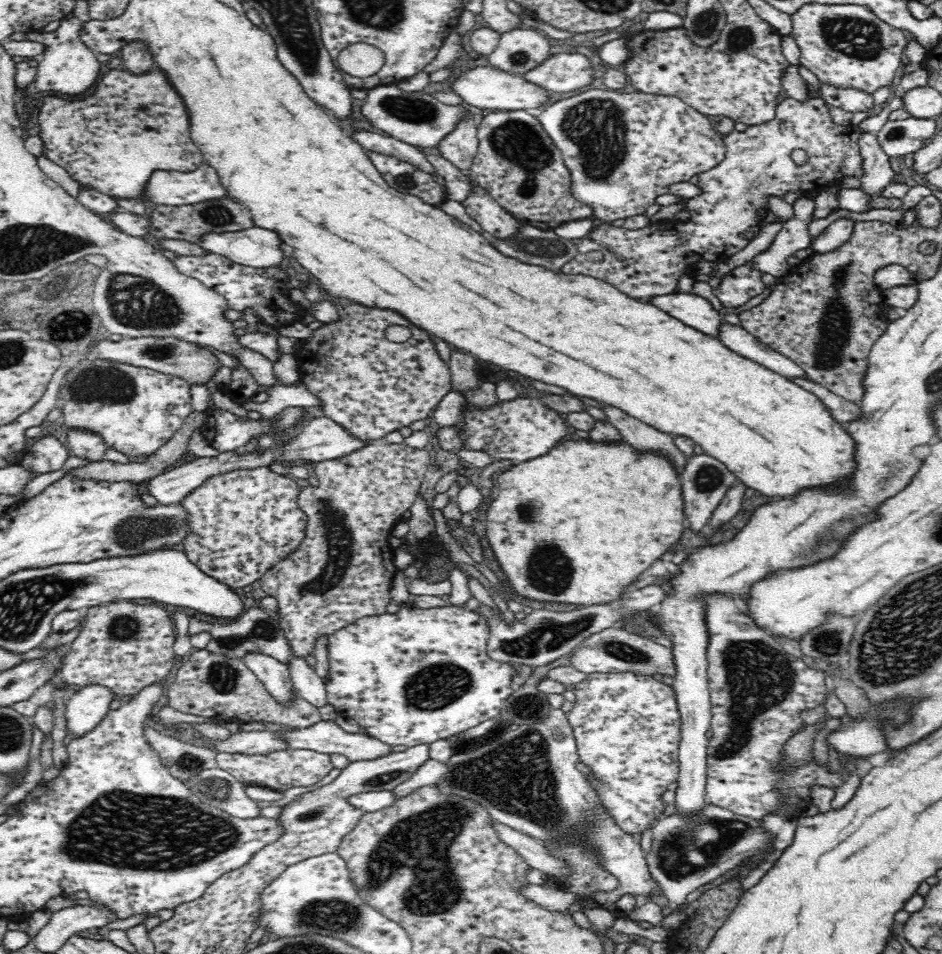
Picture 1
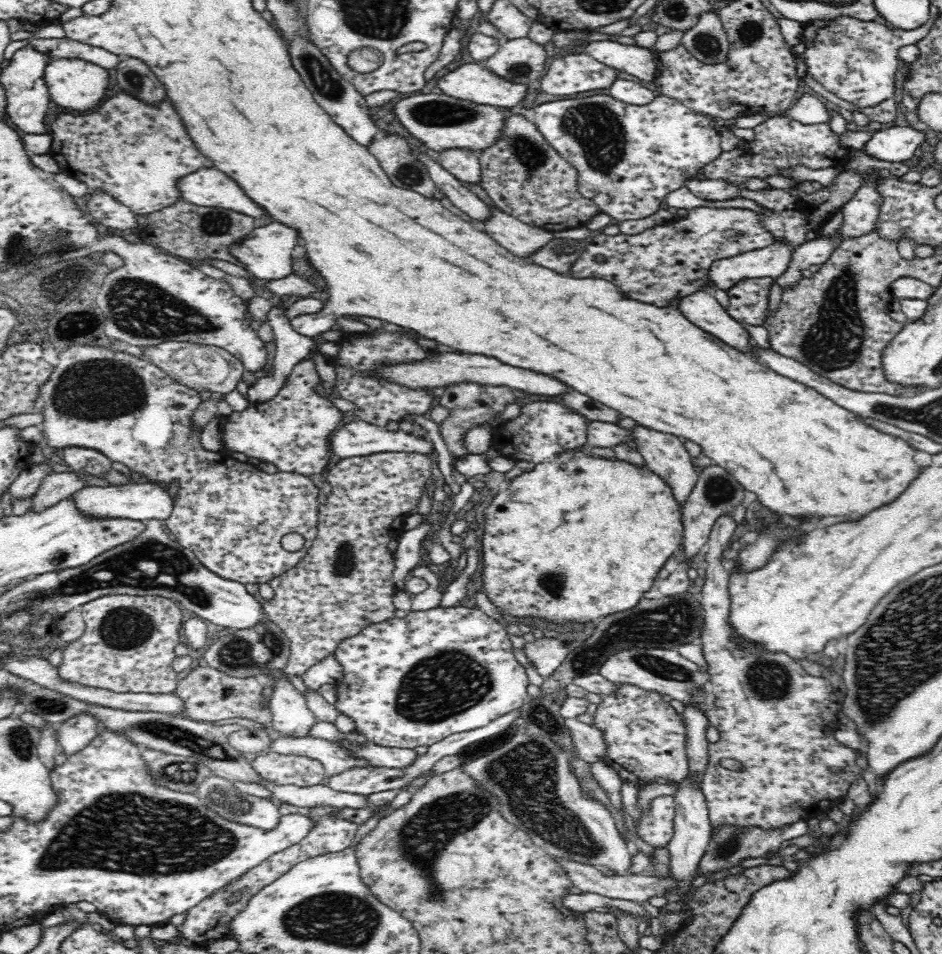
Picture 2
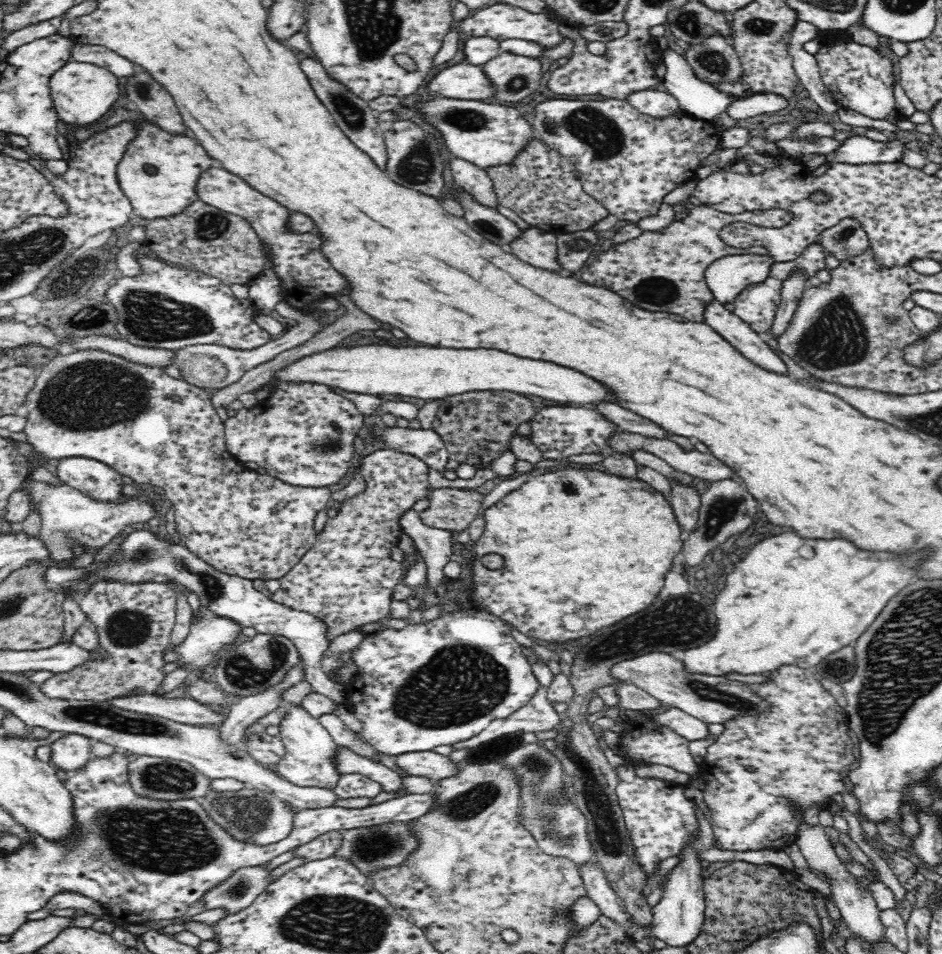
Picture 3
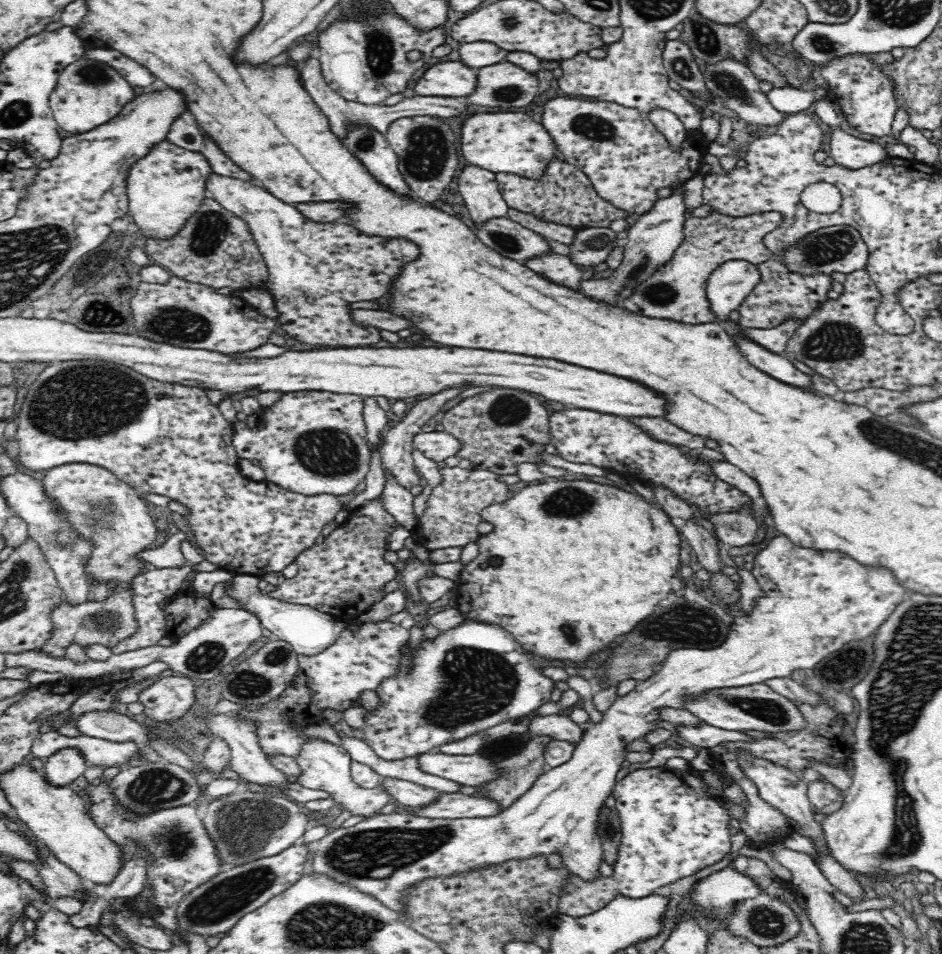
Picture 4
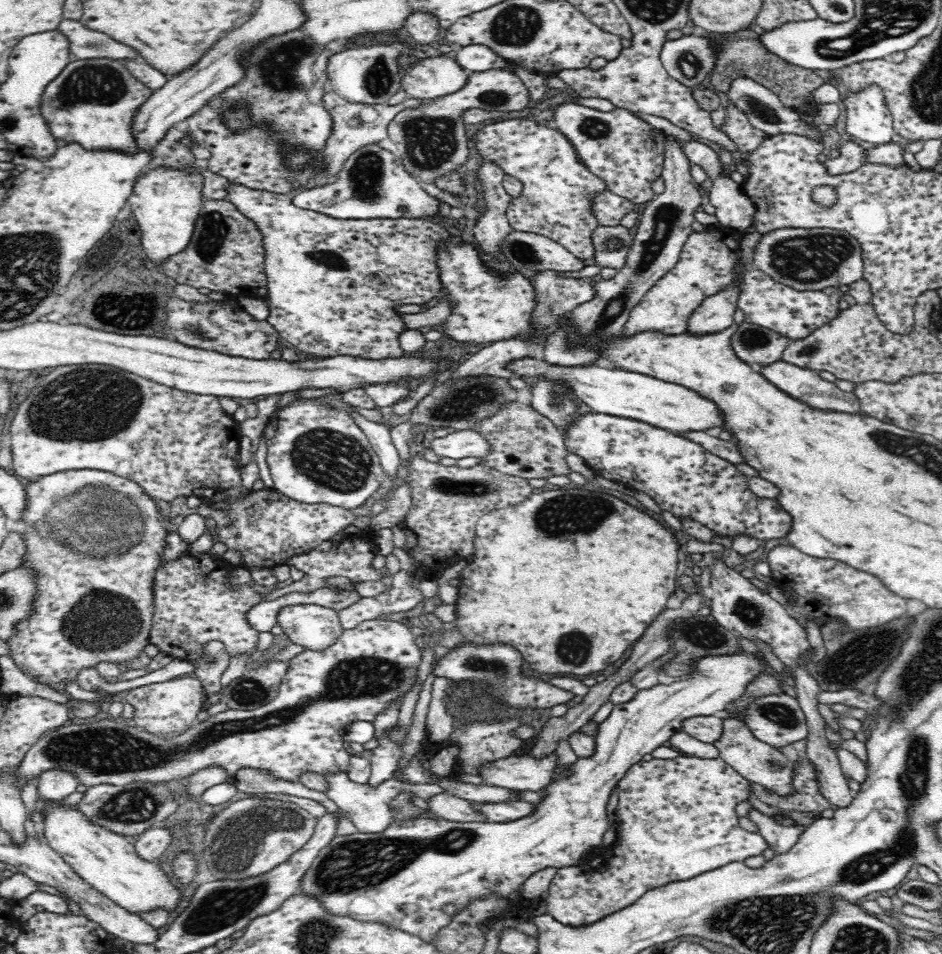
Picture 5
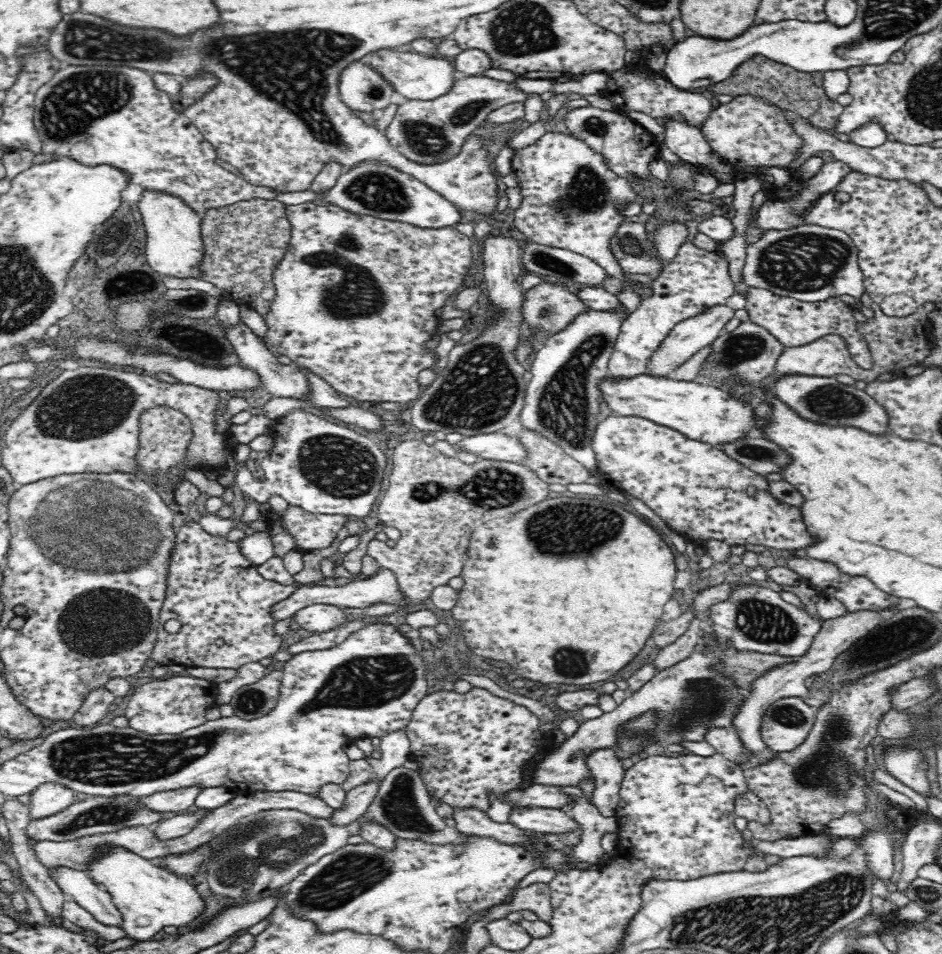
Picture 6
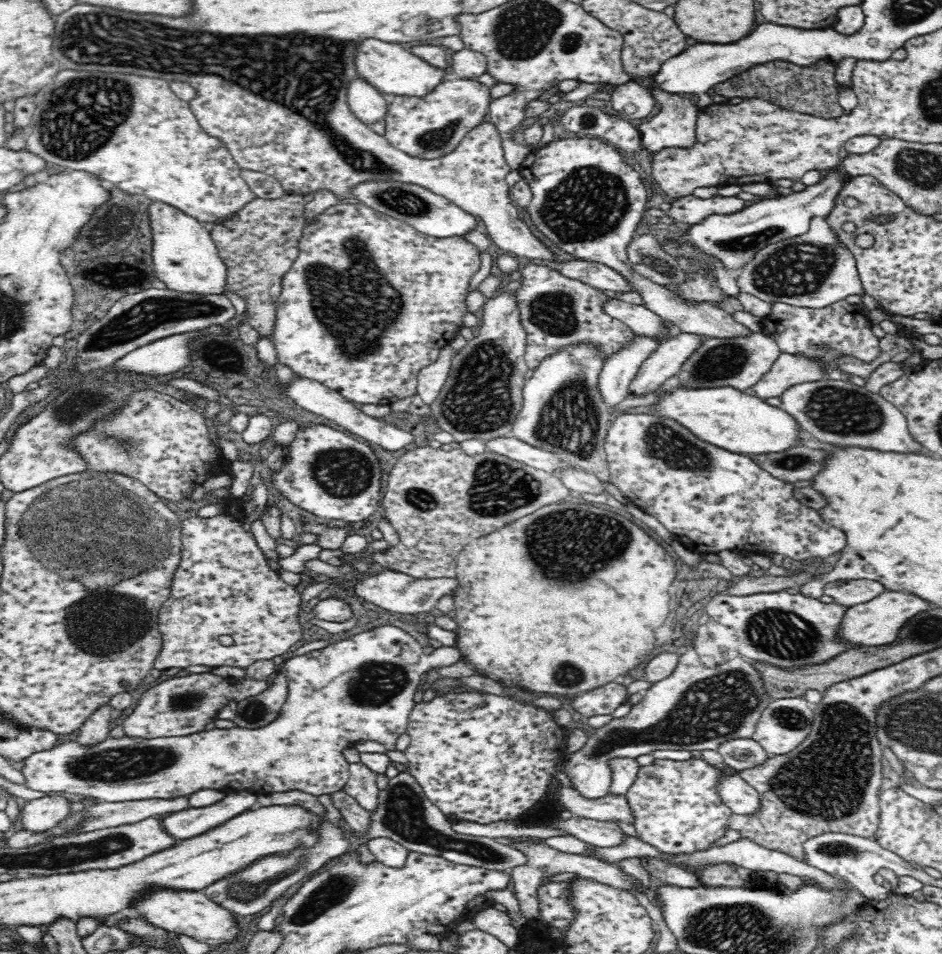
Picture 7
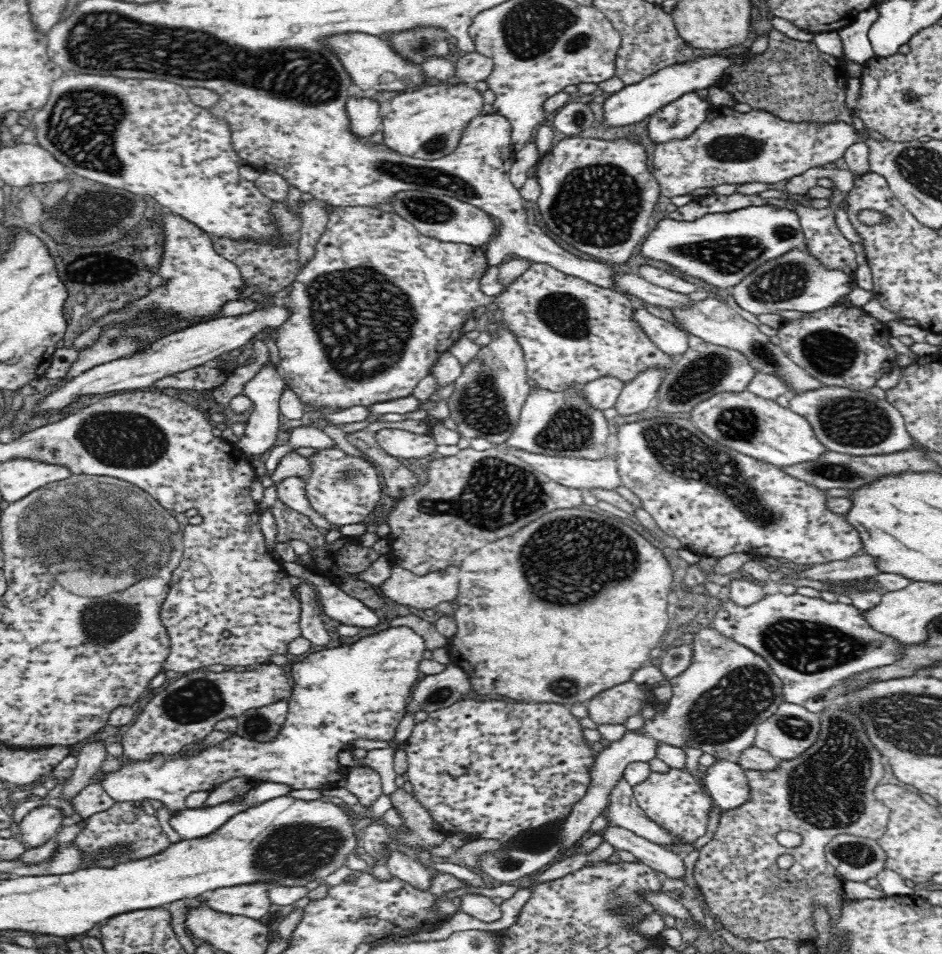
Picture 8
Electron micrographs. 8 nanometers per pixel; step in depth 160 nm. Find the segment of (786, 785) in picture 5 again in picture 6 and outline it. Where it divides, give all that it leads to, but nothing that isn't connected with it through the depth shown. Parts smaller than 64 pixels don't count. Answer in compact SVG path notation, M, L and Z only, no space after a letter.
M880 611L846 612L841 617L836 617L833 620L823 620L812 644L808 646L808 650L802 656L794 657L792 662L778 664L778 666L774 666L774 668L770 668L770 670L766 670L766 672L758 674L758 676L750 680L748 694L742 700L742 704L738 706L738 710L736 710L734 718L732 718L732 729L738 734L738 739L740 739L742 747L744 747L744 753L746 753L746 760L740 763L750 761L752 757L757 757L761 753L765 753L767 756L762 761L759 761L757 765L767 763L777 757L778 752L767 746L759 731L766 708L781 698L800 697L804 699L810 696L811 690L804 685L804 680L811 674L821 674L828 671L833 666L834 658L840 652L848 650L863 637L874 632L878 628L880 620L882 620Z

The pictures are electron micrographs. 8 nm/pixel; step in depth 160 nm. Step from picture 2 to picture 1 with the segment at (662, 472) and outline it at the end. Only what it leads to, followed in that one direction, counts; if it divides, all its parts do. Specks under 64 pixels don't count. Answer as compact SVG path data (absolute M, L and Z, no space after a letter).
M602 402L598 403L607 421L620 432L623 440L627 440L636 450L653 450L667 456L675 464L679 473L682 472L688 455L672 443L672 438L668 437L668 434L658 431L610 404L604 406Z

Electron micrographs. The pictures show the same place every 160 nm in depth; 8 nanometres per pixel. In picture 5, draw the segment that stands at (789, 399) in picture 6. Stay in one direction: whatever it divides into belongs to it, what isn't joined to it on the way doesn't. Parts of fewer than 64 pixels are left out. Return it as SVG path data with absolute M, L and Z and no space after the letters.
M777 361L773 364L759 366L758 371L772 385L783 390L786 394L799 398L802 402L811 405L812 408L820 408L822 411L832 410L840 413L860 413L860 401L852 392L843 392L838 389L832 382L826 382L818 376L817 371L802 369L788 362Z

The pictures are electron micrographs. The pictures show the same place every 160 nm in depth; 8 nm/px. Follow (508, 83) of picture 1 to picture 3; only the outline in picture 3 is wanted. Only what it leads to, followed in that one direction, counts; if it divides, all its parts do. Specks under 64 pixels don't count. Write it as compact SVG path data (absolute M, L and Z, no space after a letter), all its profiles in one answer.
M466 61L434 75L428 88L430 92L438 92L439 96L444 98L469 101L484 101L495 97L497 91L481 65L473 65Z

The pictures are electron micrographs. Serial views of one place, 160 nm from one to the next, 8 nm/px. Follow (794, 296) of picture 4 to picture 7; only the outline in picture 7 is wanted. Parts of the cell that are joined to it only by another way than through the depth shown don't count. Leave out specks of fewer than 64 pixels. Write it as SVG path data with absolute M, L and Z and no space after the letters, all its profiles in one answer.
M845 300L834 302L824 308L806 308L805 306L792 306L783 302L768 302L771 311L762 317L761 328L763 332L770 335L780 347L781 353L798 354L802 356L814 356L814 359L828 361L838 359L839 356L852 356L854 359L864 363L872 363L878 360L881 354L878 337L872 332L872 321L869 319L861 304L851 305Z

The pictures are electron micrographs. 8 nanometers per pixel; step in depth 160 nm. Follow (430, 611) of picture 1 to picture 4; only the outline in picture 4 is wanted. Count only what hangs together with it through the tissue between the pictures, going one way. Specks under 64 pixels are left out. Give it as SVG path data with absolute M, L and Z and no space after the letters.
M465 618L461 624L440 632L433 640L423 638L418 647L409 641L402 646L398 672L384 678L374 692L379 700L372 710L366 709L363 731L365 741L384 760L414 757L478 733L503 722L526 717L550 700L554 681L530 662L527 651L501 626Z

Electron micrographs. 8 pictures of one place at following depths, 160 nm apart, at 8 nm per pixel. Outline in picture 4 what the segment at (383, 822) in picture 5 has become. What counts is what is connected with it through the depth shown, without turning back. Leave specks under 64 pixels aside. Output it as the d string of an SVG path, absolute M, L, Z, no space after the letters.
M320 737L306 738L300 744L300 752L295 757L295 763L301 768L300 774L297 776L296 782L306 788L312 790L324 790L329 792L332 799L337 804L343 804L344 808L348 808L352 814L356 816L366 816L372 818L376 816L376 812L391 801L390 795L382 791L382 787L378 786L373 789L364 789L354 781L351 777L351 762L353 759L344 750L344 747L336 745L326 739Z

